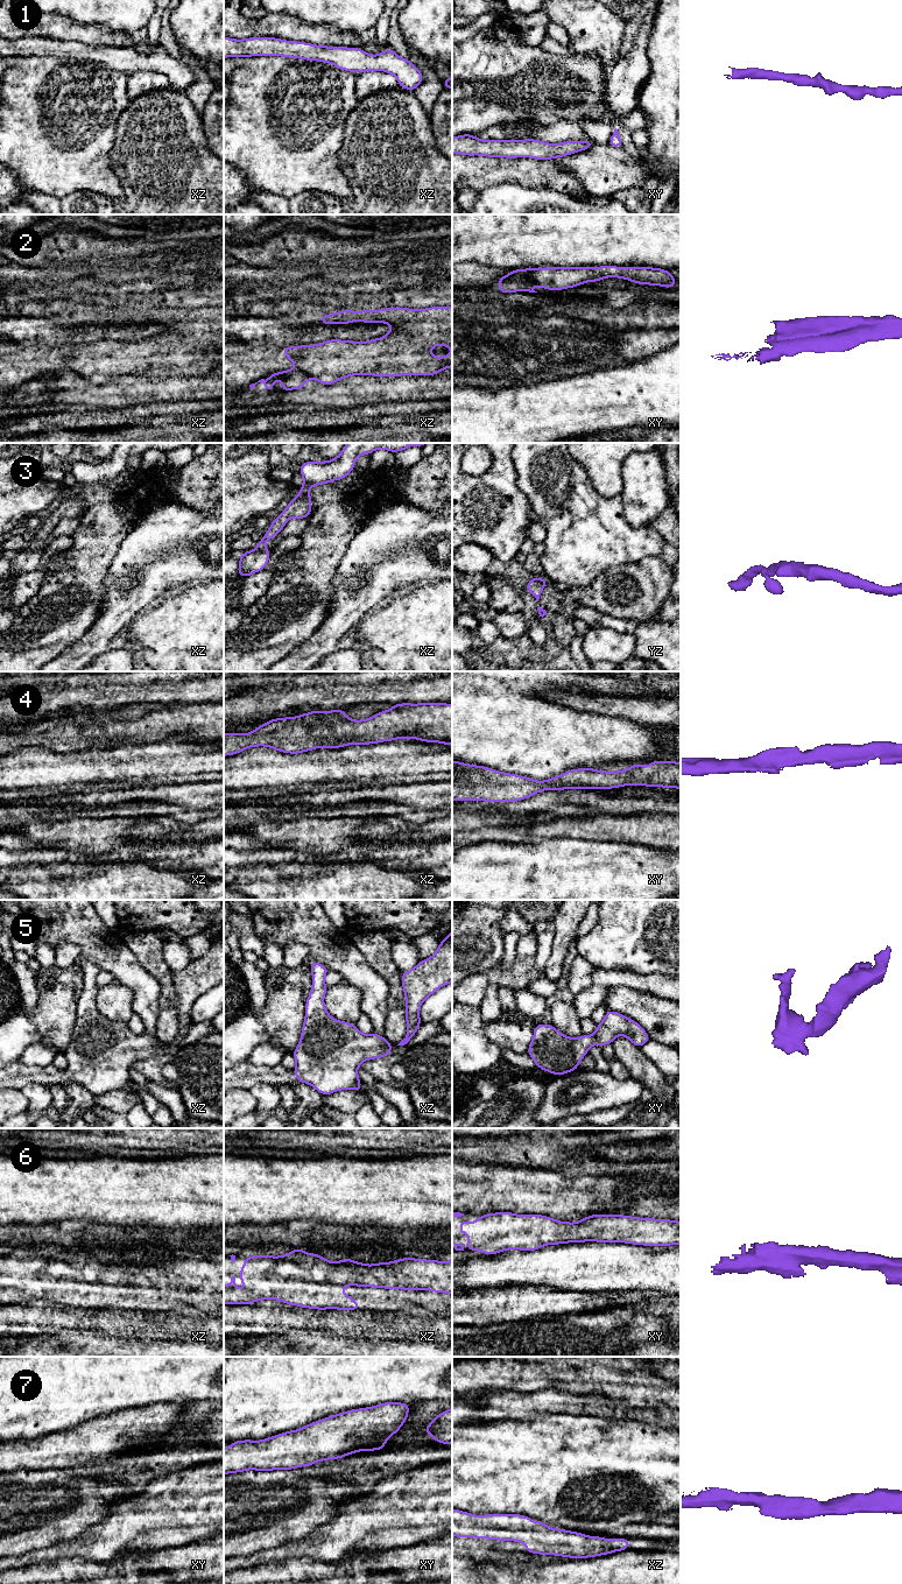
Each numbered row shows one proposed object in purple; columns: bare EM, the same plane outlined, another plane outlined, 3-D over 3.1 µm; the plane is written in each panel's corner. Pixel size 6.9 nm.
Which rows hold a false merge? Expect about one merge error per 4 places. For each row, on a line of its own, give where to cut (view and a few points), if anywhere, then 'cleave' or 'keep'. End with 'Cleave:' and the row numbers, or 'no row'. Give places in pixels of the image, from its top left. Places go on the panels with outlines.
1: no cut; keep
2: cut in xz along (295, 368), (310, 377); cleave
3: no cut; keep
4: no cut; keep
5: no cut; keep
6: no cut; keep
7: no cut; keep
Cleave: 2

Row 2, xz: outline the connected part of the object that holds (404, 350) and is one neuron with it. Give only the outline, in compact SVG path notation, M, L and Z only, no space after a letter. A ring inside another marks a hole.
M400 307L361 311L341 310L320 316L319 323L350 324L357 321L387 323L393 329L386 336L368 342L330 339L315 345L283 347L281 352L295 364L296 369L323 385L332 385L351 375L435 375L452 367L452 353L445 357L434 357L430 353L436 345L445 345L452 351L452 307L420 310Z

